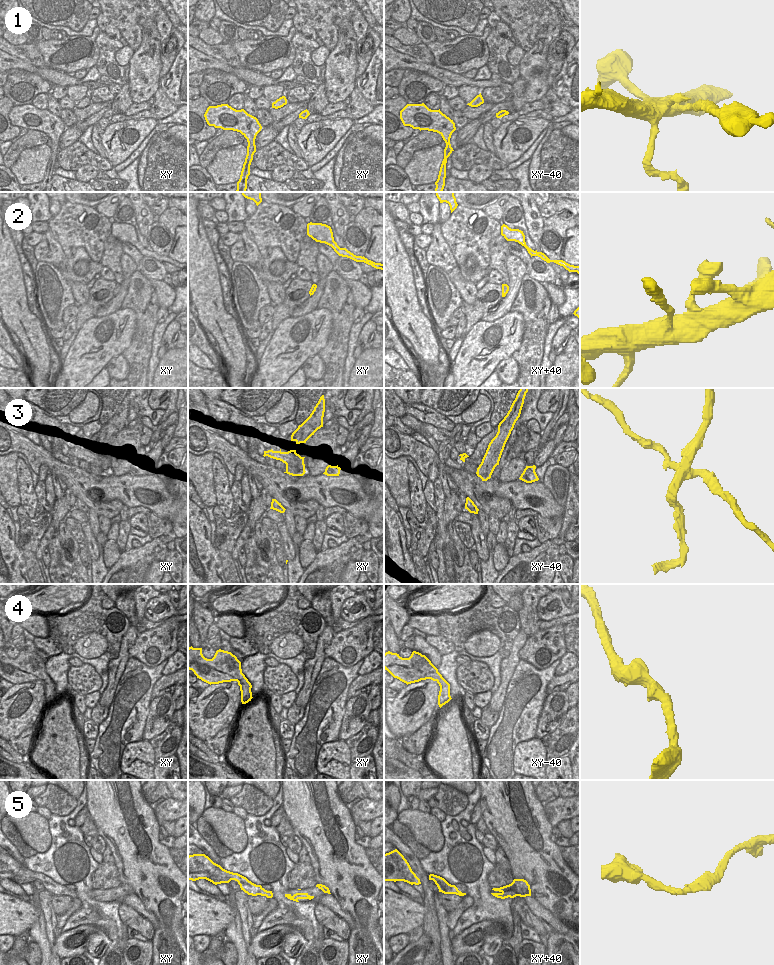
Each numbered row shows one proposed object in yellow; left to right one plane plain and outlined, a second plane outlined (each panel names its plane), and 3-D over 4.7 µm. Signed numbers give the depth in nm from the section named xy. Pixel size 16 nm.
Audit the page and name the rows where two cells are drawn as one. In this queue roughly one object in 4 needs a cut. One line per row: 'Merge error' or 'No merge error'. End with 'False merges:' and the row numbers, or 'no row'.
1: Merge error
2: No merge error
3: Merge error
4: No merge error
5: No merge error
False merges: 1, 3.

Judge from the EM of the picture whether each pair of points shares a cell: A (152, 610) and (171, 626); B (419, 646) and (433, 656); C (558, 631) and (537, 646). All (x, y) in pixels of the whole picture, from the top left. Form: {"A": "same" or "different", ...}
{"A": "different", "B": "same", "C": "same"}

